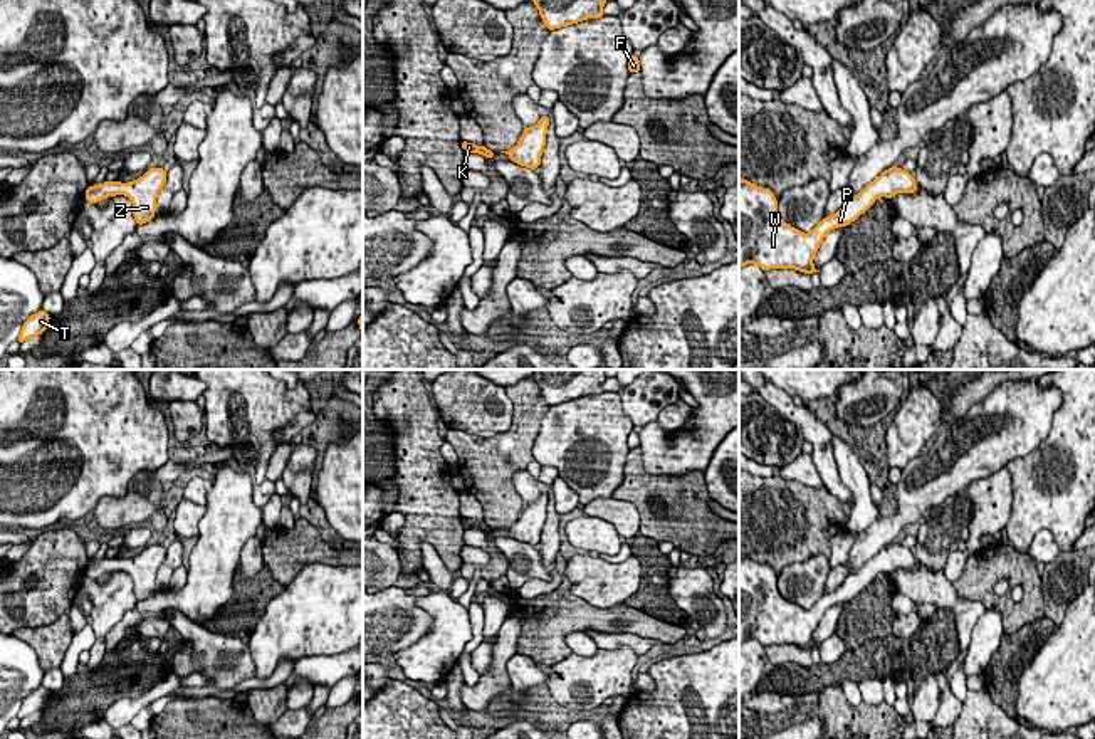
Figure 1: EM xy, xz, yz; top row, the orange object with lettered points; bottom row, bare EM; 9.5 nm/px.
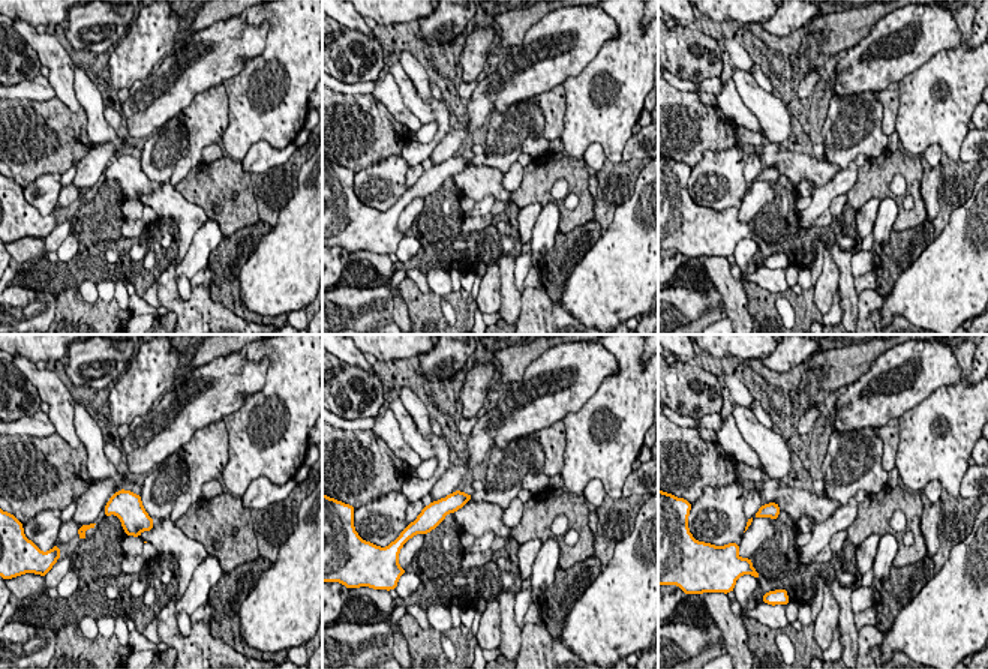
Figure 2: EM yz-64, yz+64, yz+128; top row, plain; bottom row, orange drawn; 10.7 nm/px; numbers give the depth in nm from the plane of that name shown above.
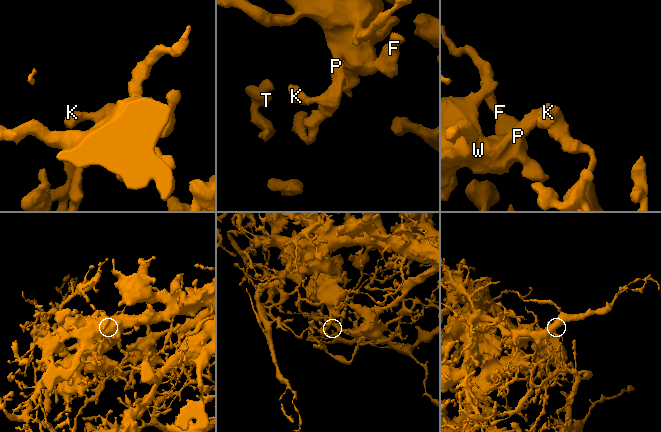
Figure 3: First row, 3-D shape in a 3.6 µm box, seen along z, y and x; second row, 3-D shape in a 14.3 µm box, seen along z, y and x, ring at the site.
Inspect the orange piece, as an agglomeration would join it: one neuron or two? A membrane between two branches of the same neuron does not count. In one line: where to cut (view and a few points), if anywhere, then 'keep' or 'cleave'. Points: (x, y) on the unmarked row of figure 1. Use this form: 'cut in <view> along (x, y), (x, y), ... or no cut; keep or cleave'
no cut; keep

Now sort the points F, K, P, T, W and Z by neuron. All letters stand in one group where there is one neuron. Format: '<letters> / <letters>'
F K P T W Z

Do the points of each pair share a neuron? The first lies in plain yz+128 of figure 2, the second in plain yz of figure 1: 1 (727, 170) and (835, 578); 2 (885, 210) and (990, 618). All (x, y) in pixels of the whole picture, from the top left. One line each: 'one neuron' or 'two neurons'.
1: two neurons
2: one neuron

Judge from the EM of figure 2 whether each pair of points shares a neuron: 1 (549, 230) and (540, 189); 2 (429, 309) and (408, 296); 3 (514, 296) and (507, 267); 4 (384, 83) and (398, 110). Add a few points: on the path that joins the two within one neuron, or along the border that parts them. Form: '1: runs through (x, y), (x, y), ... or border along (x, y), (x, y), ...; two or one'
1: border along (552, 200), (543, 207); two
2: runs through (425, 309), (413, 297); one
3: runs through (508, 288), (507, 275); one
4: runs through (386, 89), (395, 104); one

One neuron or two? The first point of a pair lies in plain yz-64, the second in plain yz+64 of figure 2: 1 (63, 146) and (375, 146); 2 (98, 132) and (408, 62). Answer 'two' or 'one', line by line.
1: one
2: one

